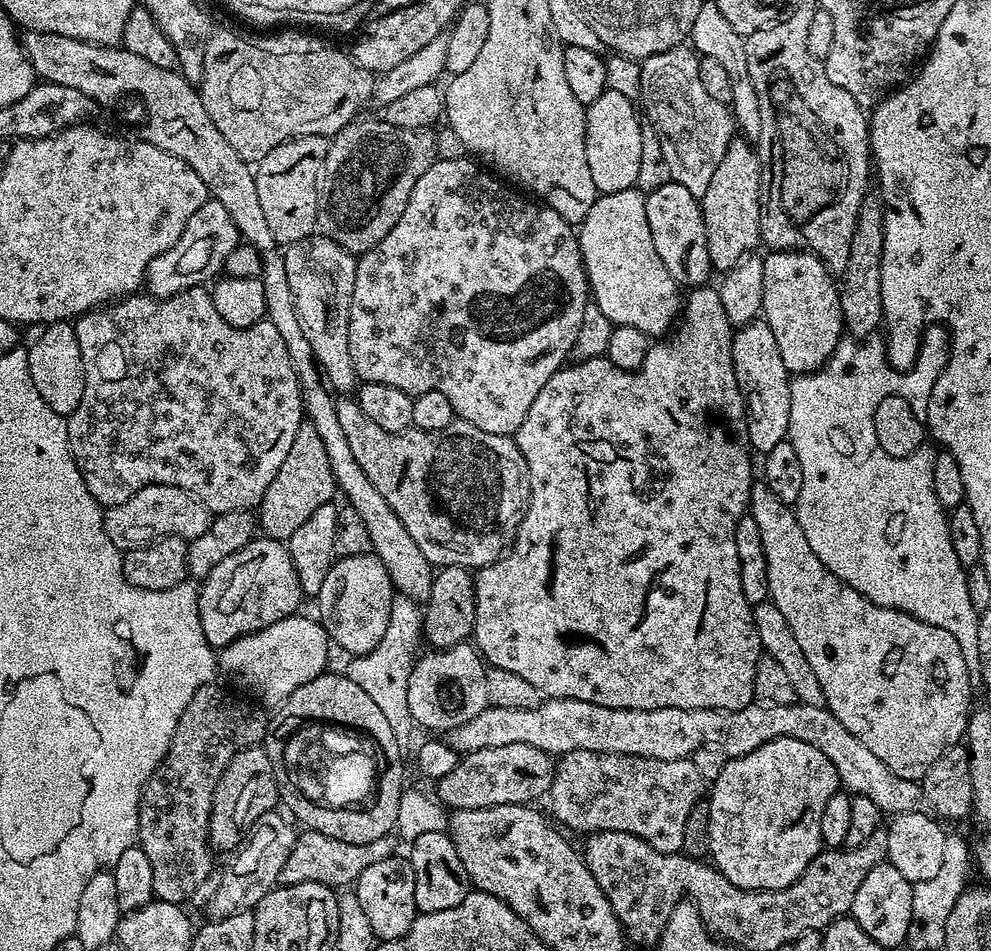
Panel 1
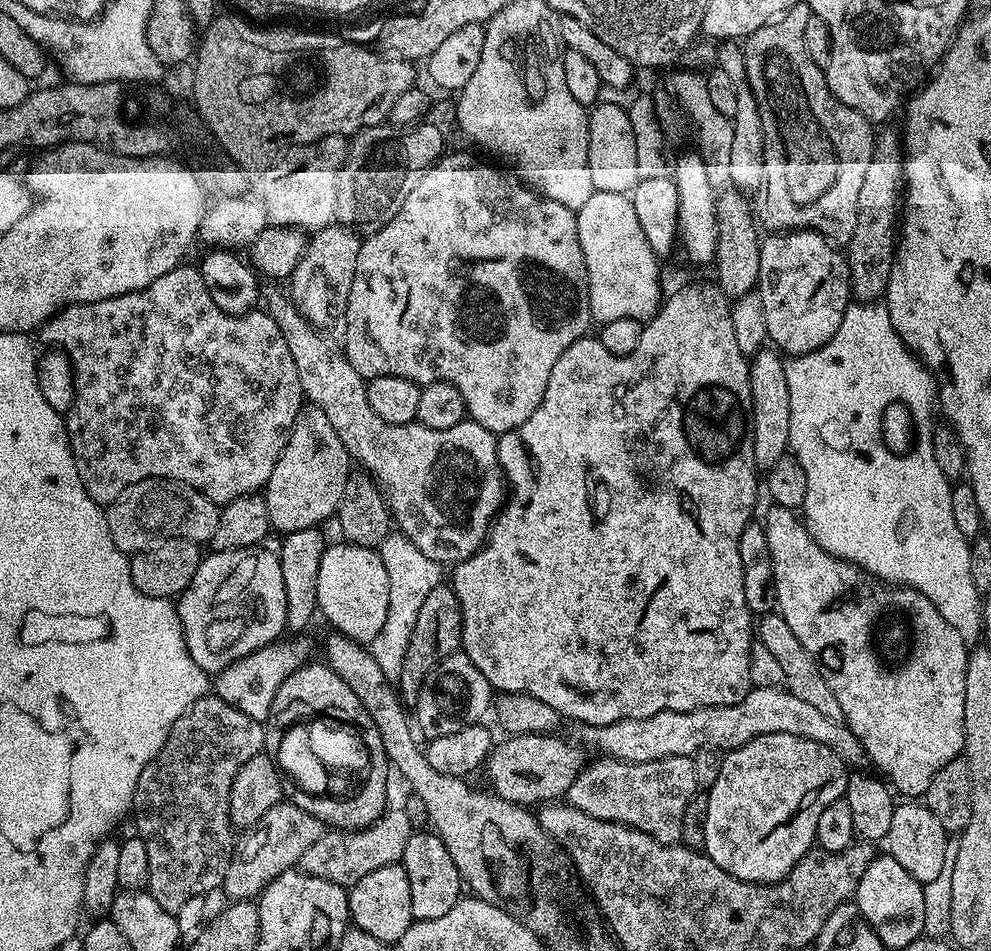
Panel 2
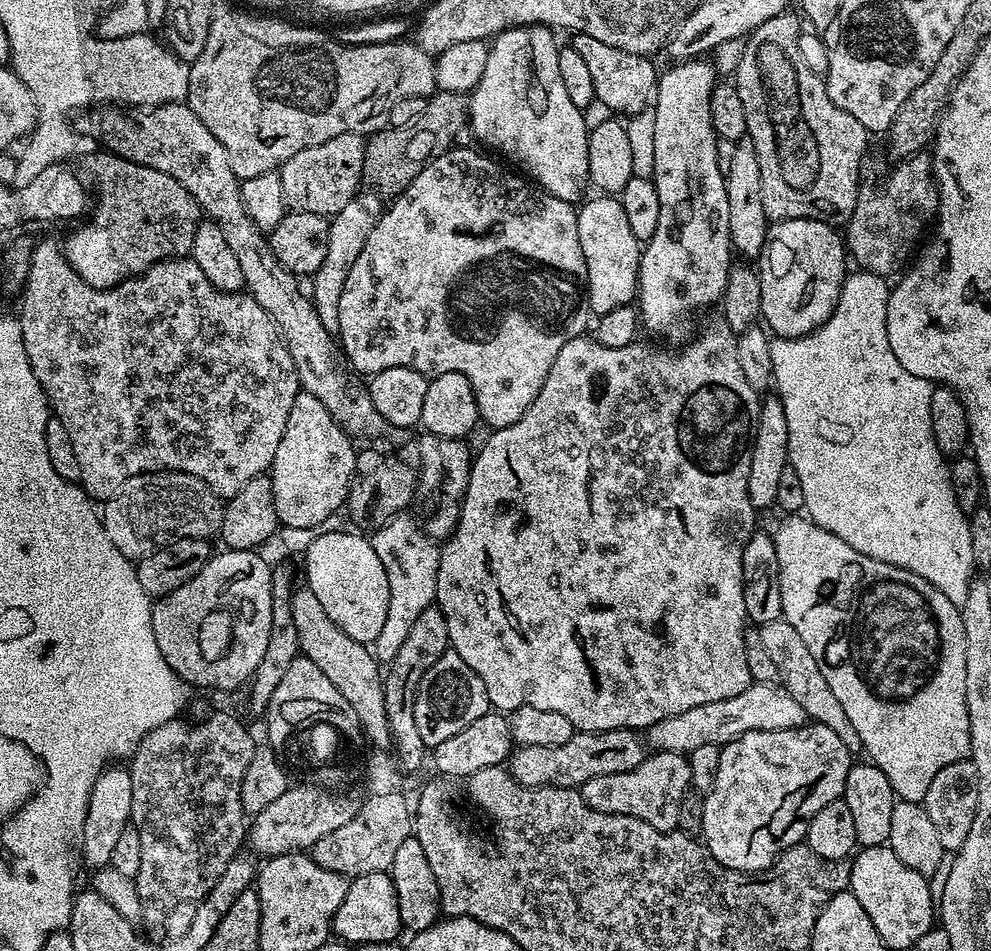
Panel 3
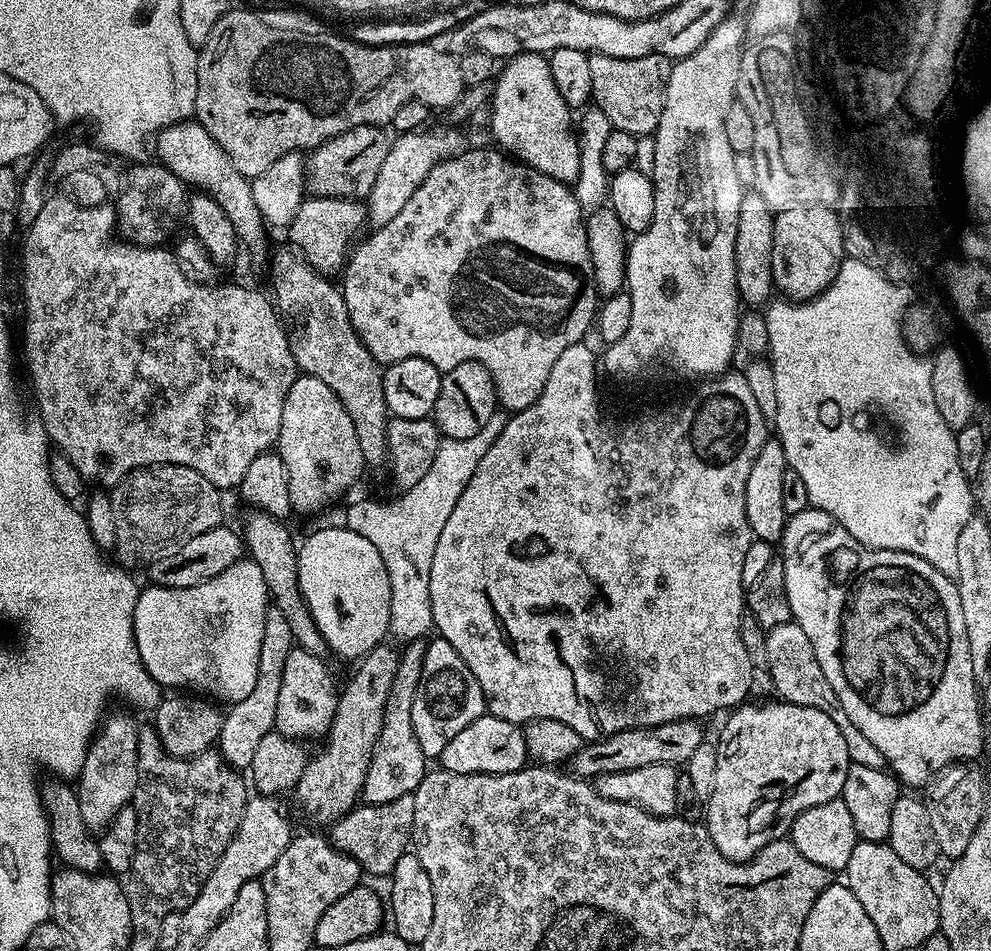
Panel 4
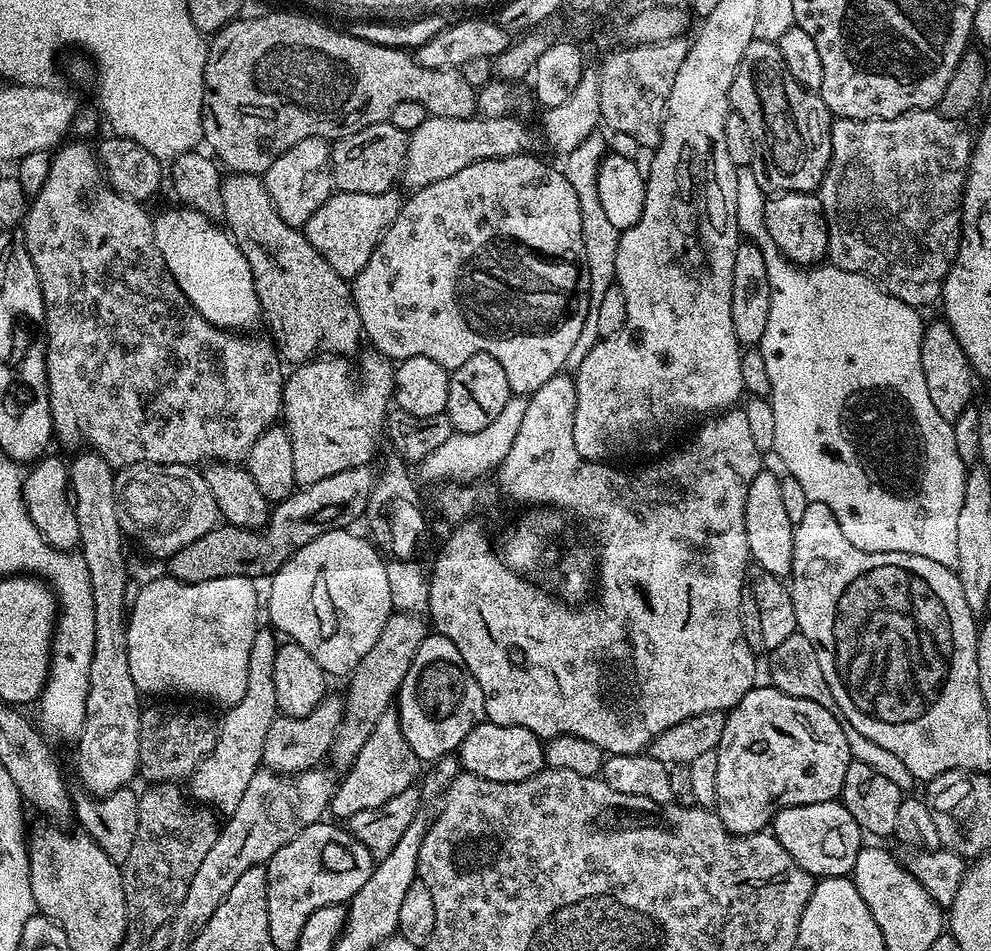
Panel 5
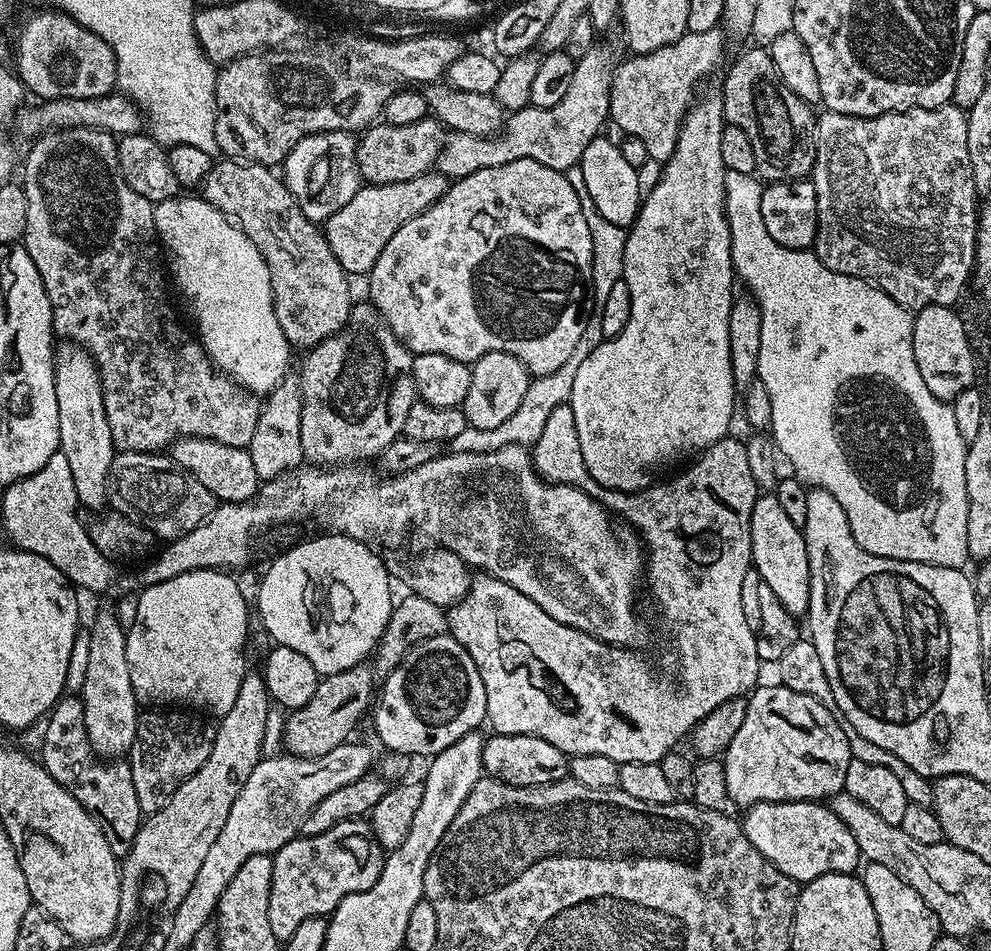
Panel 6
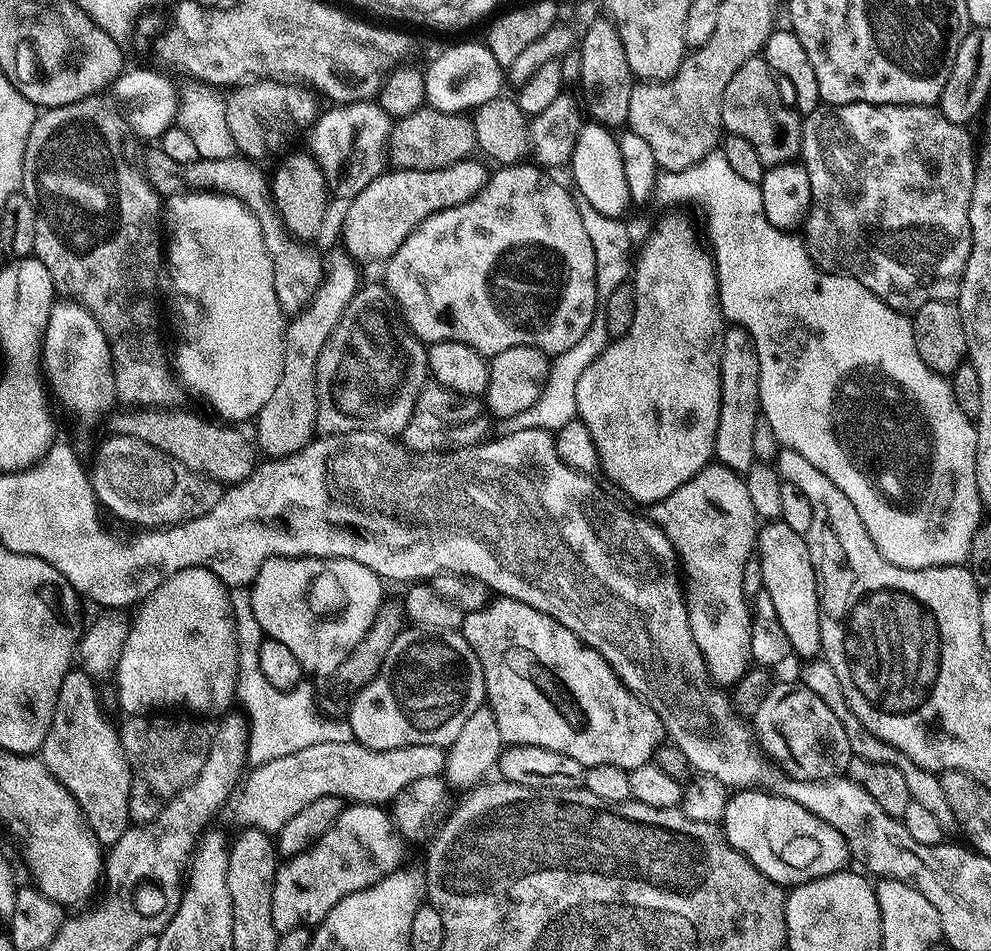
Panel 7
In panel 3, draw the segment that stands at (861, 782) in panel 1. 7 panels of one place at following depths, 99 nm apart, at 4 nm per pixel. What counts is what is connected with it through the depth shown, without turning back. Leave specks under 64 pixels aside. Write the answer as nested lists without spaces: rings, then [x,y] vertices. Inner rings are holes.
[[[783,684],[748,685],[742,694],[726,698],[722,702],[706,702],[706,706],[694,706],[682,714],[662,718],[646,729],[646,740],[658,752],[683,752],[685,754],[698,750],[698,746],[723,746],[734,738],[747,732],[758,730],[794,730],[809,723],[806,710],[784,688]]]

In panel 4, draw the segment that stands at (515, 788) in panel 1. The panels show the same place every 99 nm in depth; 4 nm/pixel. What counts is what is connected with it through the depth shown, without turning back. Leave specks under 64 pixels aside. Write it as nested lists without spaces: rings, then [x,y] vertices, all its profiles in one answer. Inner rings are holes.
[[[699,719],[675,720],[649,728],[631,728],[622,730],[613,736],[585,743],[584,747],[574,754],[570,761],[570,772],[581,778],[595,778],[602,774],[614,774],[622,770],[638,770],[642,766],[687,765],[690,754],[706,742],[704,728]]]

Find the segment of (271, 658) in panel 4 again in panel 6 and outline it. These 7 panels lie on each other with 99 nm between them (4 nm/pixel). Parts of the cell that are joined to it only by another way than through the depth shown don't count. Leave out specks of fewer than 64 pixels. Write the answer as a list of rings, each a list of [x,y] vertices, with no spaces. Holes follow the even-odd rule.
[[[245,671],[234,706],[219,717],[220,729],[215,729],[210,758],[202,762],[202,770],[174,790],[162,810],[151,813],[141,823],[130,850],[122,857],[118,914],[121,929],[130,927],[139,918],[144,900],[175,910],[182,898],[186,898],[186,890],[190,890],[194,878],[198,878],[202,858],[206,858],[210,846],[214,846],[218,834],[222,834],[222,826],[226,826],[226,817],[230,815],[230,806],[234,806],[234,798],[238,798],[238,790],[246,786],[246,778],[250,778],[254,766],[258,766],[265,755],[266,718],[273,708],[263,675],[259,671]],[[156,876],[160,884],[152,884]]]

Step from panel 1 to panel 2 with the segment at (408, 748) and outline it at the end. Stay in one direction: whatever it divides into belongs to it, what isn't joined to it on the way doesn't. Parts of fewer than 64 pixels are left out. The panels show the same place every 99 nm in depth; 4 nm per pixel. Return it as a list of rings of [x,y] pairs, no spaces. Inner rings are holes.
[[[389,534],[378,551],[382,566],[386,566],[386,578],[390,578],[390,606],[386,606],[386,622],[373,638],[370,651],[374,662],[378,662],[378,666],[382,668],[382,674],[386,674],[388,680],[396,682],[402,673],[402,660],[410,645],[410,636],[417,623],[417,615],[425,603],[426,594],[442,583],[442,565],[426,558],[426,554],[422,554],[422,550],[418,550],[418,546],[414,546],[414,542],[410,542],[410,538],[403,534]]]

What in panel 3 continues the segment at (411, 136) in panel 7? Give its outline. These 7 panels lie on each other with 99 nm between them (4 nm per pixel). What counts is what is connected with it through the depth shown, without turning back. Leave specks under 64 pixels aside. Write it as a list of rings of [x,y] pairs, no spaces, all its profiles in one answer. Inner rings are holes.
[[[359,132],[338,134],[330,142],[298,150],[294,158],[280,165],[285,205],[294,212],[309,212],[329,218],[336,216],[357,195],[364,180],[364,146],[366,140]]]

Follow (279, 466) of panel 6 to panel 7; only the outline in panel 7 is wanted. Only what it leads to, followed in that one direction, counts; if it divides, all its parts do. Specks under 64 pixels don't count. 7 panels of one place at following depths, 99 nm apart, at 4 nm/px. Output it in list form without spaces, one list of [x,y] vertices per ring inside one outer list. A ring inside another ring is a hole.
[[[336,246],[336,249],[326,256],[324,268],[324,282],[311,303],[287,321],[284,330],[282,378],[278,378],[278,387],[274,389],[274,394],[270,394],[266,406],[262,406],[262,410],[254,417],[254,425],[256,424],[254,443],[257,449],[268,458],[289,456],[302,450],[314,439],[314,433],[317,431],[316,367],[318,354],[322,354],[322,346],[326,338],[330,338],[334,326],[338,326],[346,306],[350,306],[350,298],[354,298],[358,287],[357,261],[353,260],[343,247]]]

